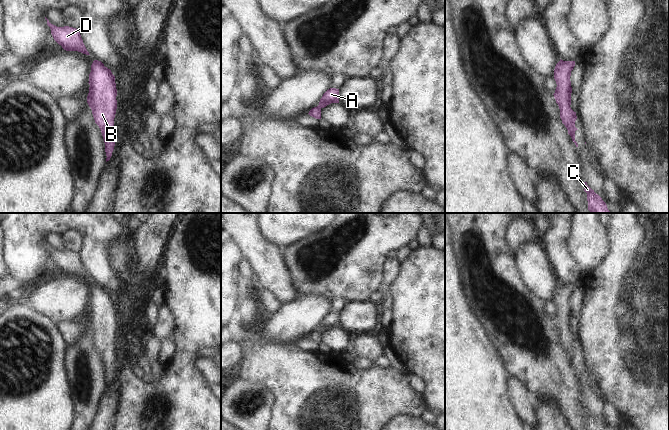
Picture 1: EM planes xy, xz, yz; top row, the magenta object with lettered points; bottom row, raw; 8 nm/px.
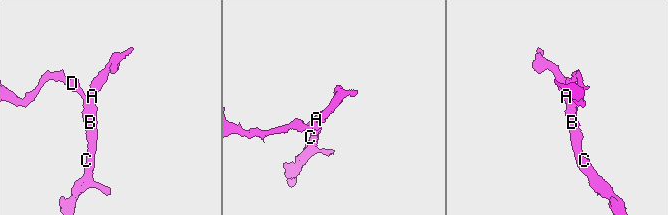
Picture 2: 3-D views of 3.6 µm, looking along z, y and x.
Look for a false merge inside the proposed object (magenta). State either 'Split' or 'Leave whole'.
Leave whole

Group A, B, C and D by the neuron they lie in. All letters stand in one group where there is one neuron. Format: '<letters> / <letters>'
A B C D

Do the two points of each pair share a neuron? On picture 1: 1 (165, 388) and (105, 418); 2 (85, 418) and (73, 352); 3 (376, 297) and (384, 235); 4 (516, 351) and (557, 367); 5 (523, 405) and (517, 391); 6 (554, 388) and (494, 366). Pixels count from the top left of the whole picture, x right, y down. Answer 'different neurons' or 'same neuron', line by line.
1: different neurons
2: same neuron
3: different neurons
4: same neuron
5: same neuron
6: different neurons

